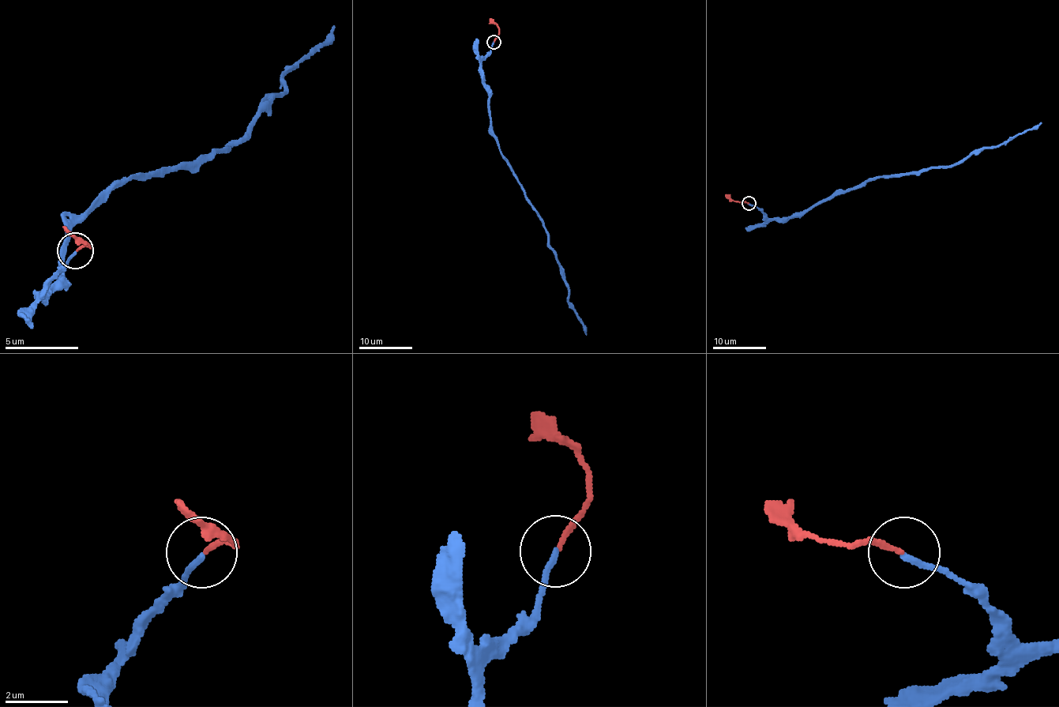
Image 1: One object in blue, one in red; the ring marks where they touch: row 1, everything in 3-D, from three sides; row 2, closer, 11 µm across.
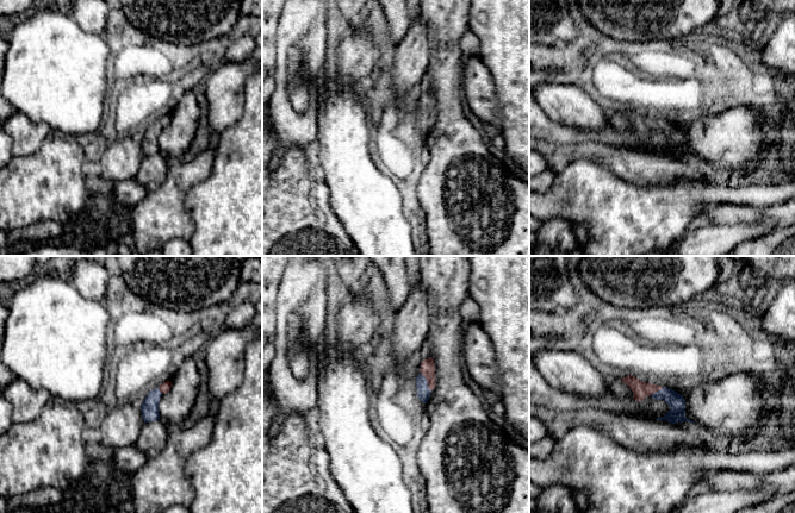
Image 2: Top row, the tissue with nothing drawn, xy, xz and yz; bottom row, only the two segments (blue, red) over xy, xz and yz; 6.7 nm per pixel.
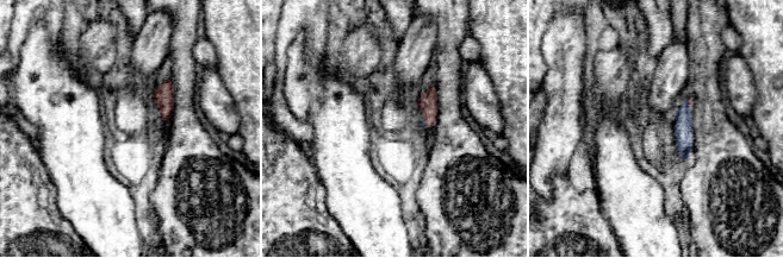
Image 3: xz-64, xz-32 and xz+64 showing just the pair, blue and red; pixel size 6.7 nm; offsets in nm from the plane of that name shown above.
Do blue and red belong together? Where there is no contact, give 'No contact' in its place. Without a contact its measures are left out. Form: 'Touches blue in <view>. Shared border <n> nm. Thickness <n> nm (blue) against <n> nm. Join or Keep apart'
Touches blue in xz. Shared border 140 nm. Thickness 100 nm (blue) against 100 nm. Join

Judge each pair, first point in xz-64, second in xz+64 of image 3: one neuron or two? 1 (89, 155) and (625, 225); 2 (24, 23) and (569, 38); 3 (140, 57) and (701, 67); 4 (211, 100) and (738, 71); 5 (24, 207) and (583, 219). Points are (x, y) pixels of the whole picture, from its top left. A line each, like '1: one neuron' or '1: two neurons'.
1: one neuron
2: one neuron
3: two neurons
4: one neuron
5: one neuron

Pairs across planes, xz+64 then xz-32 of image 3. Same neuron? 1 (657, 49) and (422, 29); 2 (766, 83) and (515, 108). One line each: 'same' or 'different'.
1: different
2: same

